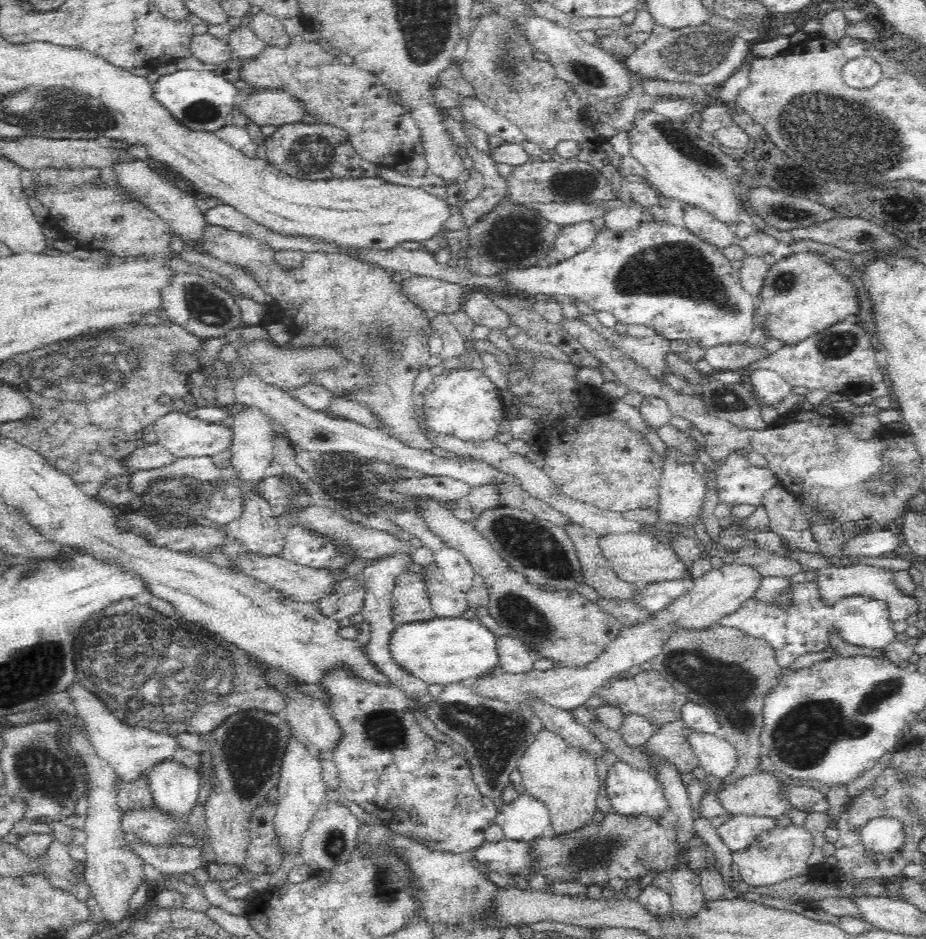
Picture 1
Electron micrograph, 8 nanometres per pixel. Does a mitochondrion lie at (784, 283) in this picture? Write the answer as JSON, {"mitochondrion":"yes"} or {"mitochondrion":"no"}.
{"mitochondrion":"yes"}

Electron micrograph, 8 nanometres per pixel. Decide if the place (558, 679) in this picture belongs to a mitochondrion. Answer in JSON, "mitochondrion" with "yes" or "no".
{"mitochondrion":"no"}

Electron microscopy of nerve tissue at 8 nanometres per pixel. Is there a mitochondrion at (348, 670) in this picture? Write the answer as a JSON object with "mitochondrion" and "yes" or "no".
{"mitochondrion":"no"}

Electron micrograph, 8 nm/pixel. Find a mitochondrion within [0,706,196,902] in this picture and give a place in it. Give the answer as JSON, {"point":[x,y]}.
{"point":[40,770]}

